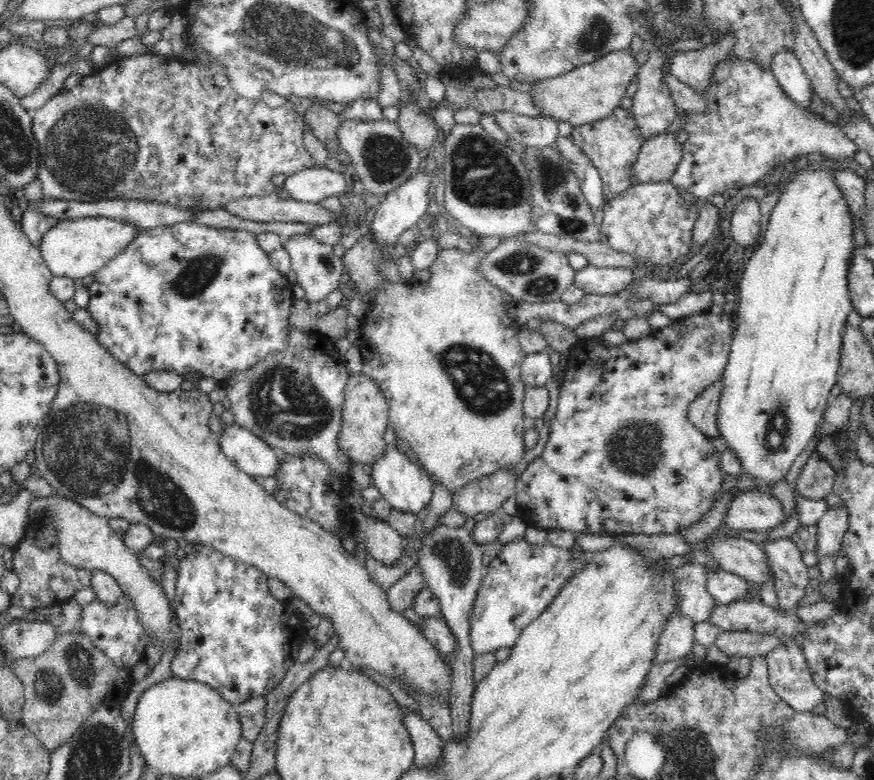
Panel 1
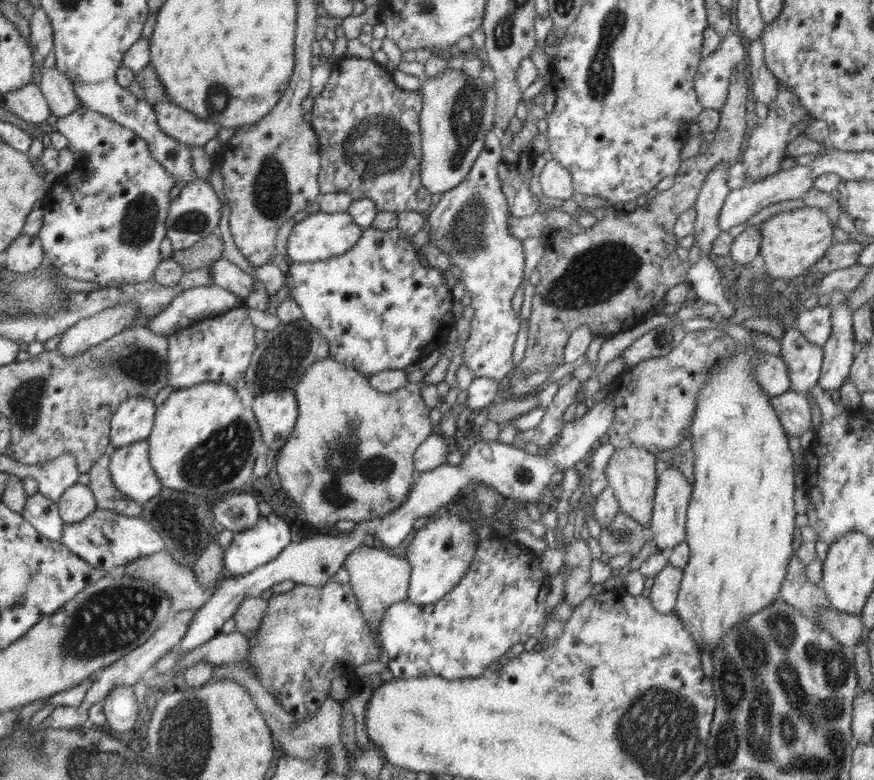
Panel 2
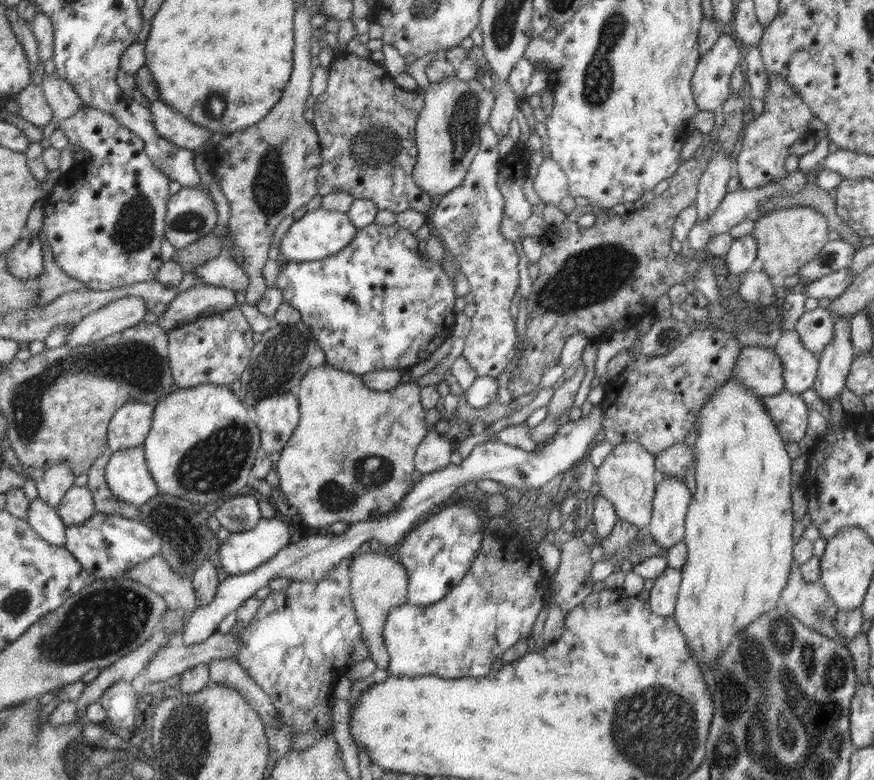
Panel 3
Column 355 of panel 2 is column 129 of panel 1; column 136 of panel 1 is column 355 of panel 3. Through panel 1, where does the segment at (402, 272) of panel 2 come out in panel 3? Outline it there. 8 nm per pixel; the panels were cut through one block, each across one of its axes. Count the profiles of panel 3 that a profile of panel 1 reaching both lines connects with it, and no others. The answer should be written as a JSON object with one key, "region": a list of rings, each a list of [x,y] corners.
{"region":[[[370,224],[359,229],[356,236],[340,252],[327,256],[322,260],[296,262],[289,261],[278,271],[275,288],[281,290],[283,302],[293,306],[301,314],[301,322],[309,327],[311,335],[315,338],[318,346],[324,351],[325,362],[340,371],[351,372],[356,375],[363,375],[367,372],[411,369],[421,362],[428,360],[434,350],[438,348],[444,340],[452,335],[452,328],[455,322],[456,312],[454,311],[454,301],[456,292],[454,282],[446,271],[442,269],[442,264],[437,263],[433,258],[422,256],[418,249],[416,238],[411,238],[410,232],[400,228],[398,224],[394,226],[380,226],[380,224]]]}

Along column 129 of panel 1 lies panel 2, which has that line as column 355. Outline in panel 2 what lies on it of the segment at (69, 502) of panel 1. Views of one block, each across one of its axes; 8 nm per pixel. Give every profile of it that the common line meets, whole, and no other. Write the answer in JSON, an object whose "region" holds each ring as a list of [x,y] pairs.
{"region":[[[360,545],[346,558],[343,568],[349,573],[349,582],[360,605],[367,626],[377,632],[379,621],[391,604],[407,600],[411,564],[397,550]]]}

